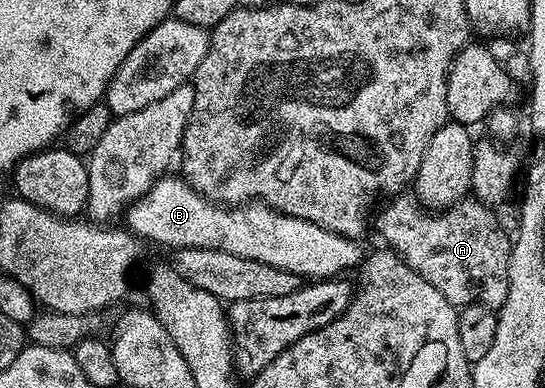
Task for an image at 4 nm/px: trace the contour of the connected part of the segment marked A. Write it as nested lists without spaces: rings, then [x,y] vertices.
[[[406,192],[391,197],[387,202],[390,203],[388,203],[387,206],[379,212],[379,214],[376,214],[376,226],[378,222],[378,230],[382,233],[383,240],[386,241],[383,243],[385,243],[389,249],[396,251],[397,254],[401,256],[415,272],[417,272],[420,276],[424,276],[424,280],[428,280],[432,284],[432,288],[436,288],[436,292],[440,292],[444,295],[444,300],[448,300],[456,308],[471,306],[472,304],[499,308],[504,304],[505,298],[508,296],[508,266],[512,238],[510,234],[506,235],[505,228],[498,223],[498,218],[494,215],[495,211],[491,209],[491,207],[487,206],[484,202],[479,202],[478,199],[473,196],[467,196],[463,198],[462,201],[455,204],[455,206],[450,206],[447,210],[435,212],[429,208],[424,208],[417,198]]]

